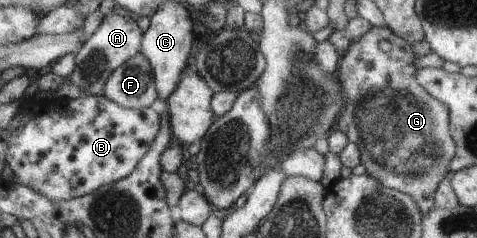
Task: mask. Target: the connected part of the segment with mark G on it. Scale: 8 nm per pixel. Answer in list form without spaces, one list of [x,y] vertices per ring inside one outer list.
[[[385,26],[371,27],[363,37],[353,40],[338,63],[337,76],[346,104],[333,127],[359,148],[360,164],[365,167],[368,176],[380,186],[411,196],[423,214],[435,207],[435,188],[441,179],[449,177],[446,167],[455,152],[454,142],[448,134],[447,108],[414,80],[414,59],[410,45]]]

